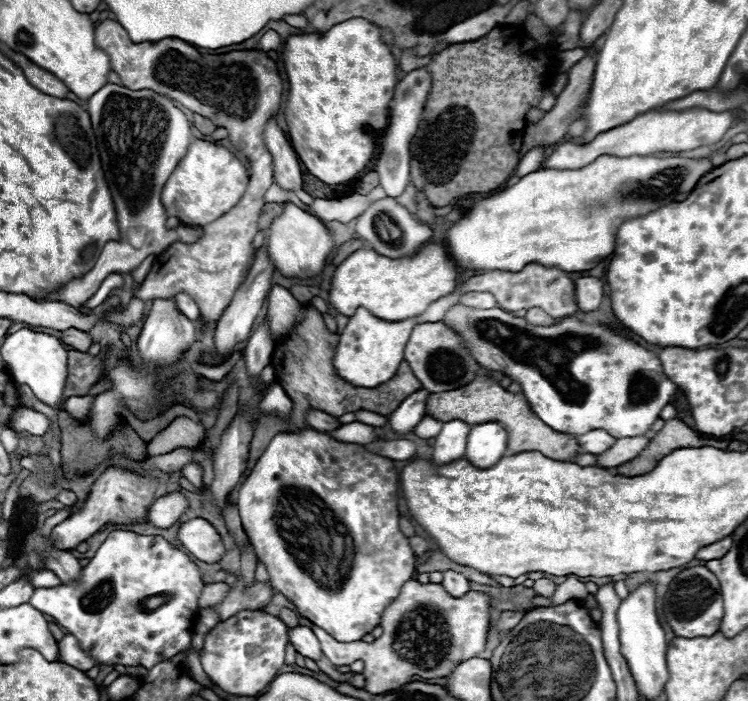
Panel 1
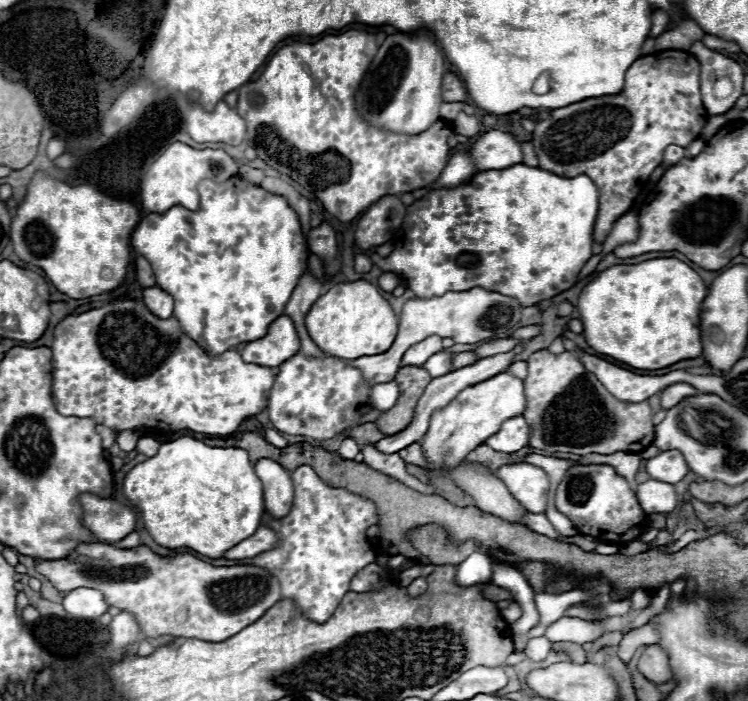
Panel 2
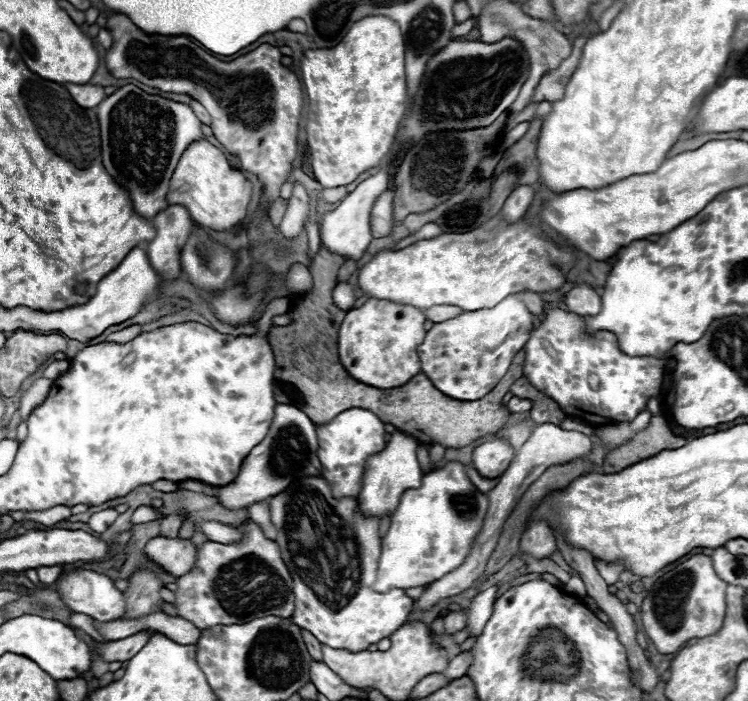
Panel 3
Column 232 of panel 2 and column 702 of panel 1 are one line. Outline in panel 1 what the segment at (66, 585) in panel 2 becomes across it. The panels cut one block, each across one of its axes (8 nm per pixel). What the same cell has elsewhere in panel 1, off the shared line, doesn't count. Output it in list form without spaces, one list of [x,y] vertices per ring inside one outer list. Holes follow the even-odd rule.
[[[692,566],[682,570],[668,586],[664,596],[664,618],[674,630],[676,636],[696,638],[696,636],[712,636],[720,630],[720,622],[724,616],[720,584],[716,576],[706,566]]]

